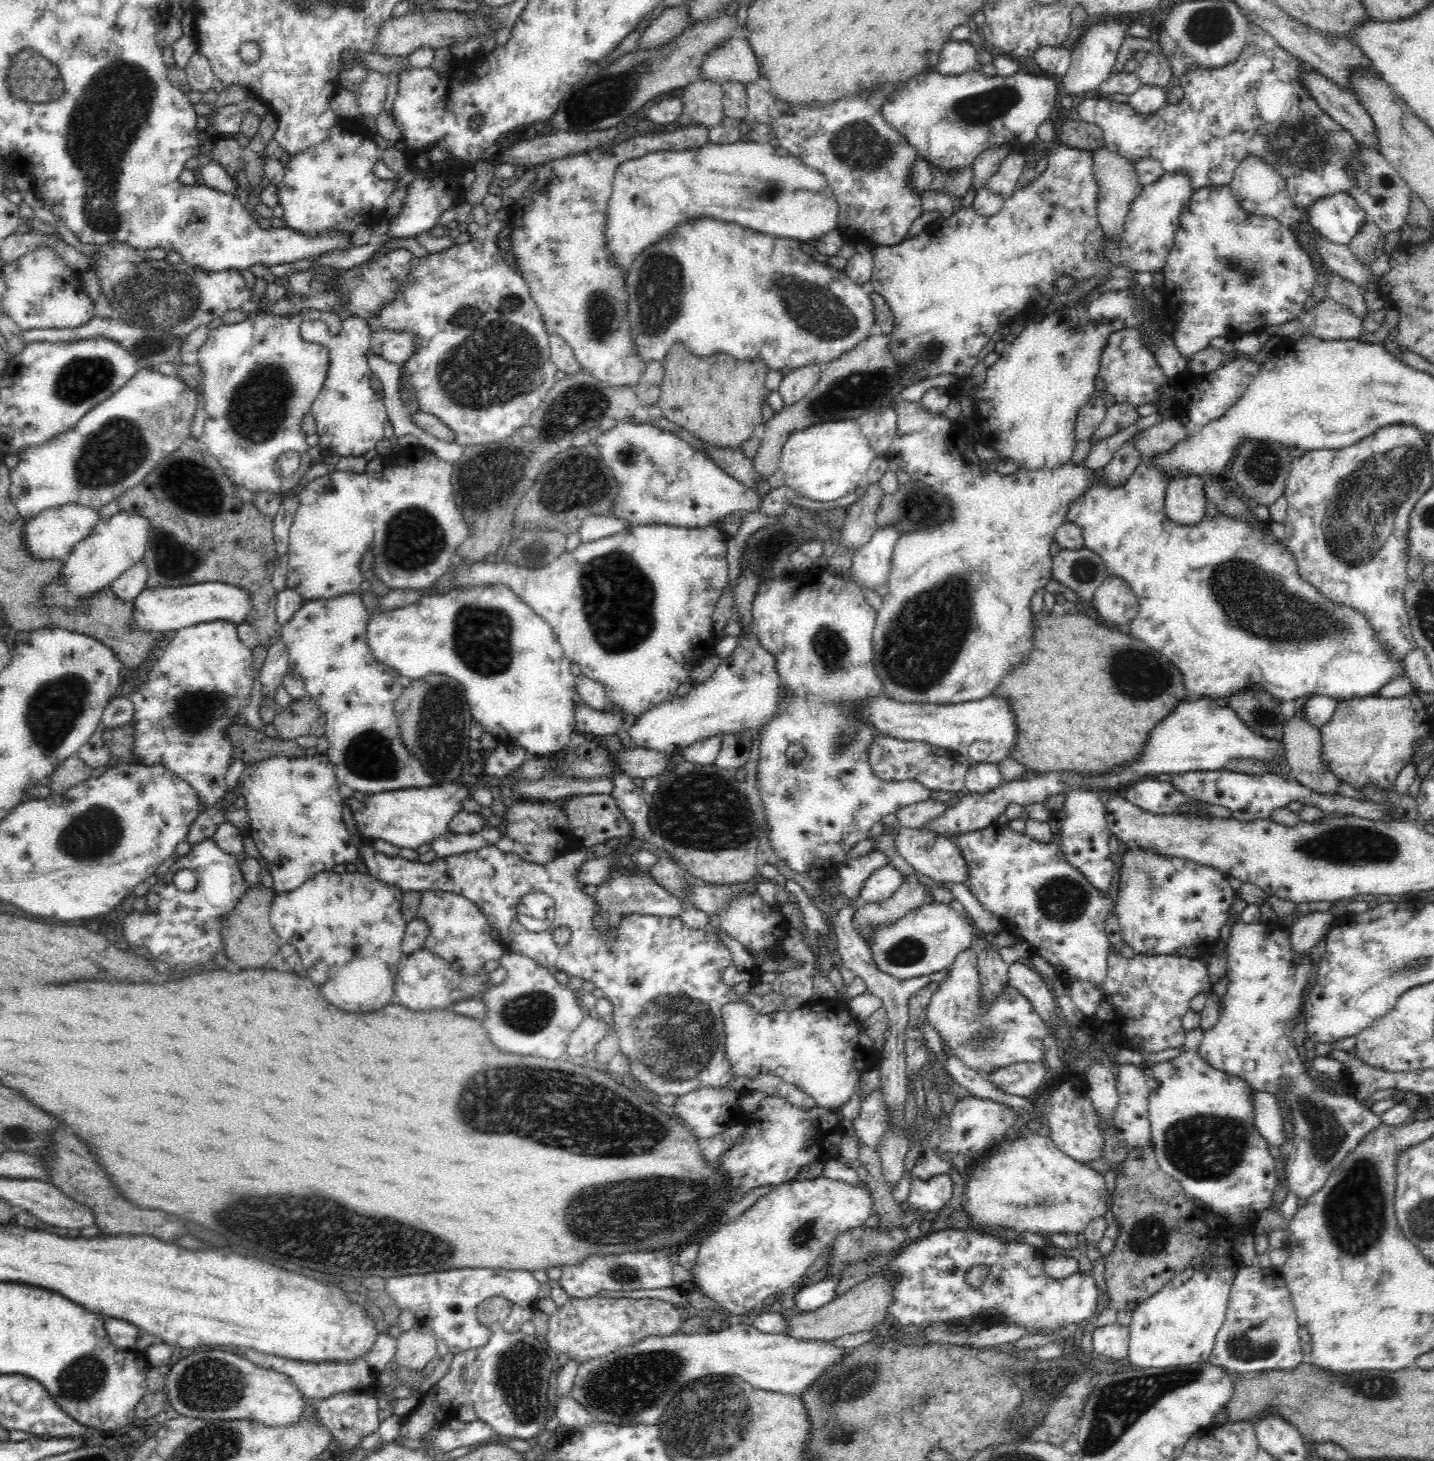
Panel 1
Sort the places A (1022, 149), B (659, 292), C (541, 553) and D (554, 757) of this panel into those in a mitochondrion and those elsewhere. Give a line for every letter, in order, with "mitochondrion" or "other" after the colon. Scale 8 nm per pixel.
A: other
B: mitochondrion
C: mitochondrion
D: other

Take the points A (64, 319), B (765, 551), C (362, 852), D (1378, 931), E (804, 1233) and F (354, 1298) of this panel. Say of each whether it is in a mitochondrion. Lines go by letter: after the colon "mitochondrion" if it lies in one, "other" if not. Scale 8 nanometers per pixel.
A: other
B: mitochondrion
C: other
D: other
E: mitochondrion
F: other

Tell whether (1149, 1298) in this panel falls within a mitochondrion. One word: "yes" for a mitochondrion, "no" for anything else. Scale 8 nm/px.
no

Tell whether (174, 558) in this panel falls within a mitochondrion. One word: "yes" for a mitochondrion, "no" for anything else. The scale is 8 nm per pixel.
yes

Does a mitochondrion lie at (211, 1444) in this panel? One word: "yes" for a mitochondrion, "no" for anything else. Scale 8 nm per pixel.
yes

